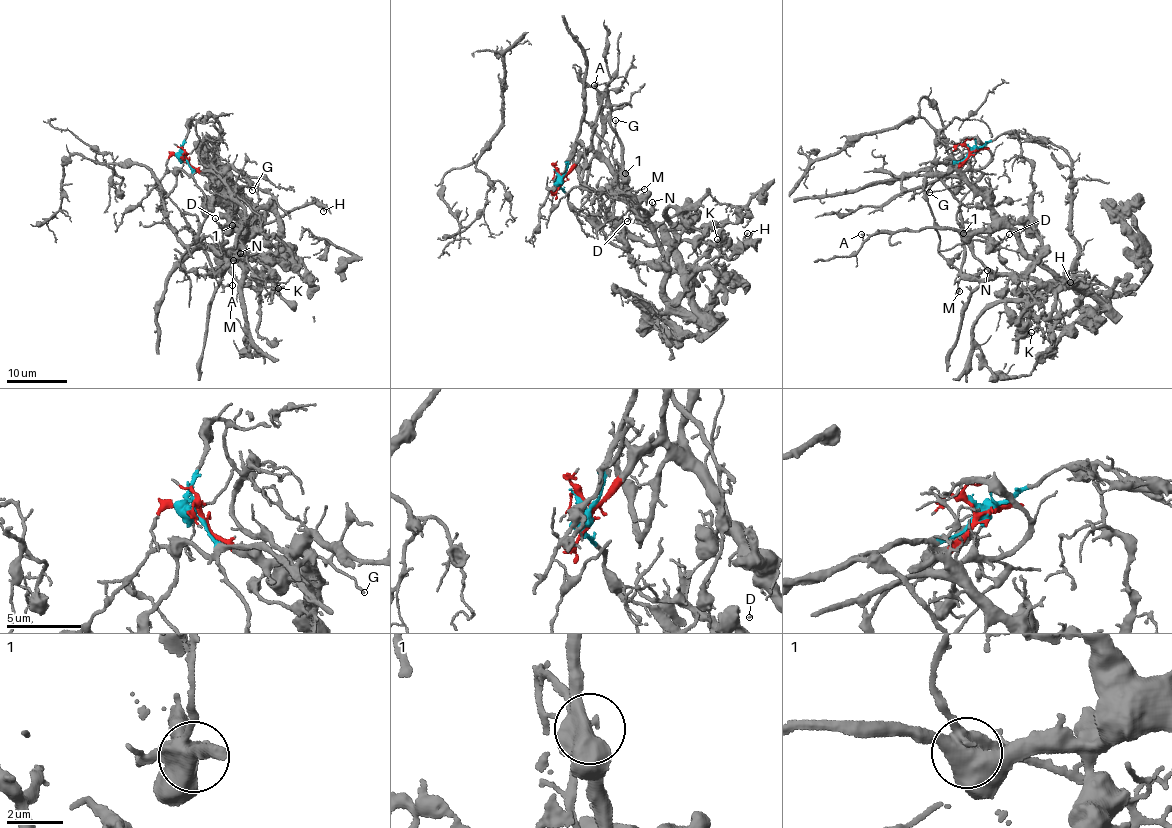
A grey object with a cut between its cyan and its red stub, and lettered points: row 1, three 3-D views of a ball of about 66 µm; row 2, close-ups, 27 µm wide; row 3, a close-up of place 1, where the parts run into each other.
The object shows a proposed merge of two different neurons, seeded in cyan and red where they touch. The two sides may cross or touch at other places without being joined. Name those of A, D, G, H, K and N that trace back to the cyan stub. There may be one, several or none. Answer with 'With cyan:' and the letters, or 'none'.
With cyan: D

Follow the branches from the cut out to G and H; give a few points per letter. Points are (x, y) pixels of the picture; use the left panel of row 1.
G: (184, 157), (193, 167), (214, 176), (231, 172), (252, 189)
H: (184, 157), (193, 167), (228, 176), (226, 202), (248, 237), (304, 206), (324, 211)

